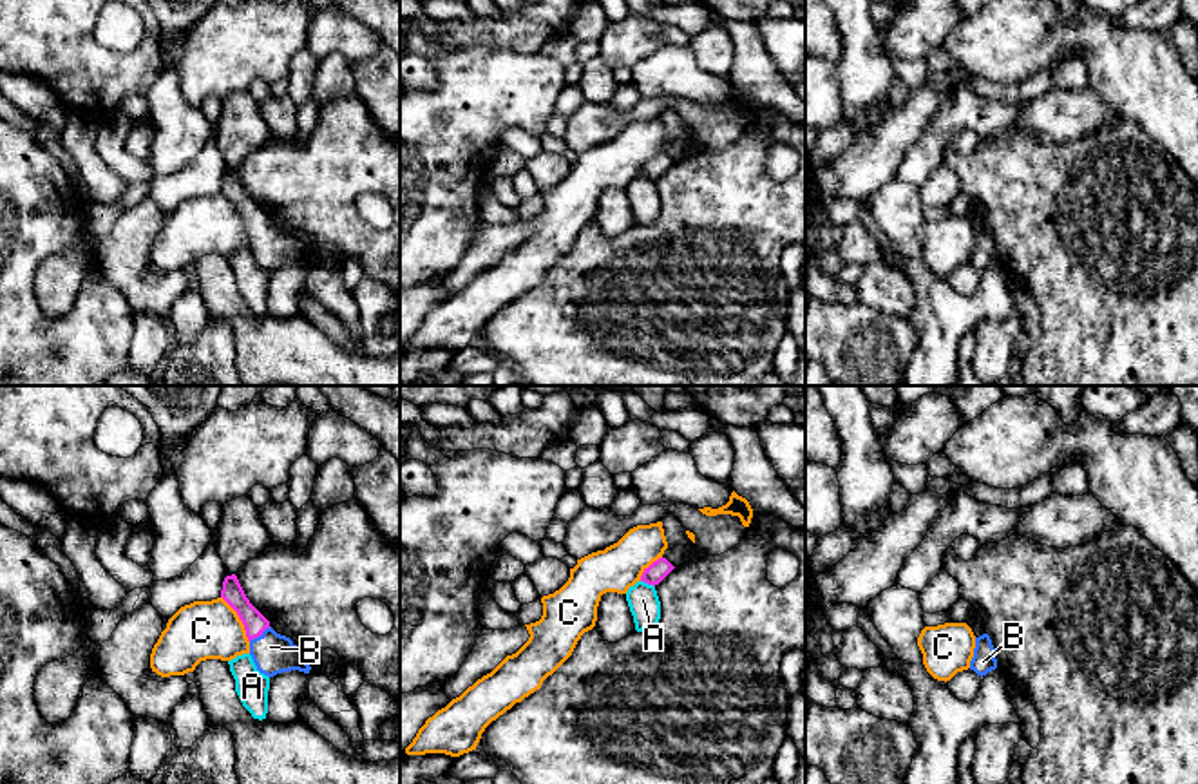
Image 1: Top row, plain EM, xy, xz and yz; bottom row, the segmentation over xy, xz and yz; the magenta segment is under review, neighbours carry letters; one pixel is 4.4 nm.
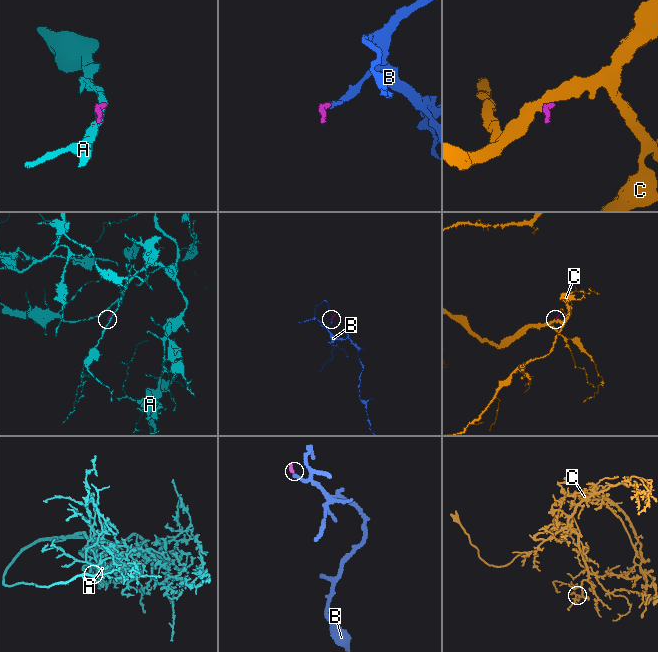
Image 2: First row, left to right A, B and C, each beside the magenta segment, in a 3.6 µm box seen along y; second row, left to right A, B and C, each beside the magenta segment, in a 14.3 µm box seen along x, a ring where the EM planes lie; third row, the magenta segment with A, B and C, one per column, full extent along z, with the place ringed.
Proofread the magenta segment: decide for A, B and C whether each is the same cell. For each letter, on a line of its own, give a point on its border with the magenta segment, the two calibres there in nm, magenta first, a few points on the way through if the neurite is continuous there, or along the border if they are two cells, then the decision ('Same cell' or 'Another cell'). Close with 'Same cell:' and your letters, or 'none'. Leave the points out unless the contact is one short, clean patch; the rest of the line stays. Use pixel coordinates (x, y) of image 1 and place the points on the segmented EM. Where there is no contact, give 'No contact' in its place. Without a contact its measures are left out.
A: Touches magenta at xz (648, 583). Thickness 90 nm (magenta) against 140 nm. Another cell
B: Touches magenta at xy (259, 634). Thickness 100 nm (magenta) against 180 nm. Path across: xy (256, 623), (259, 634), (272, 652). Same cell
C: Touches magenta at xy (239, 618). Thickness 100 nm (magenta) against 260 nm. Boundary: xy (221, 596), (236, 612), (248, 641). Another cell
Same cell: B

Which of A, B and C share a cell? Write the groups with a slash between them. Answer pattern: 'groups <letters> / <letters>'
groups A / B / C

